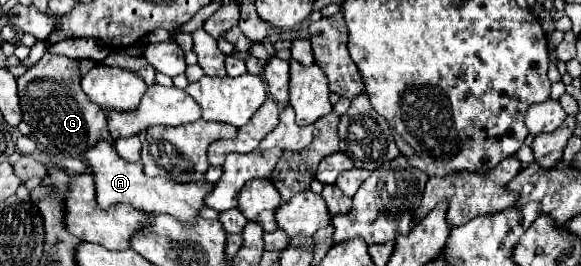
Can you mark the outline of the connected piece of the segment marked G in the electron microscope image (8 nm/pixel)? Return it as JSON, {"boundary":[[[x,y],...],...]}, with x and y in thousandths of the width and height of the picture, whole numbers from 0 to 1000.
{"boundary":[[[77,203],[60,248],[29,293],[33,376],[40,414],[40,451],[53,474],[53,519],[77,564],[98,564],[98,579],[143,586],[170,526],[194,541],[184,489],[184,444],[146,368],[139,338],[139,278],[133,233],[112,211]]]}

